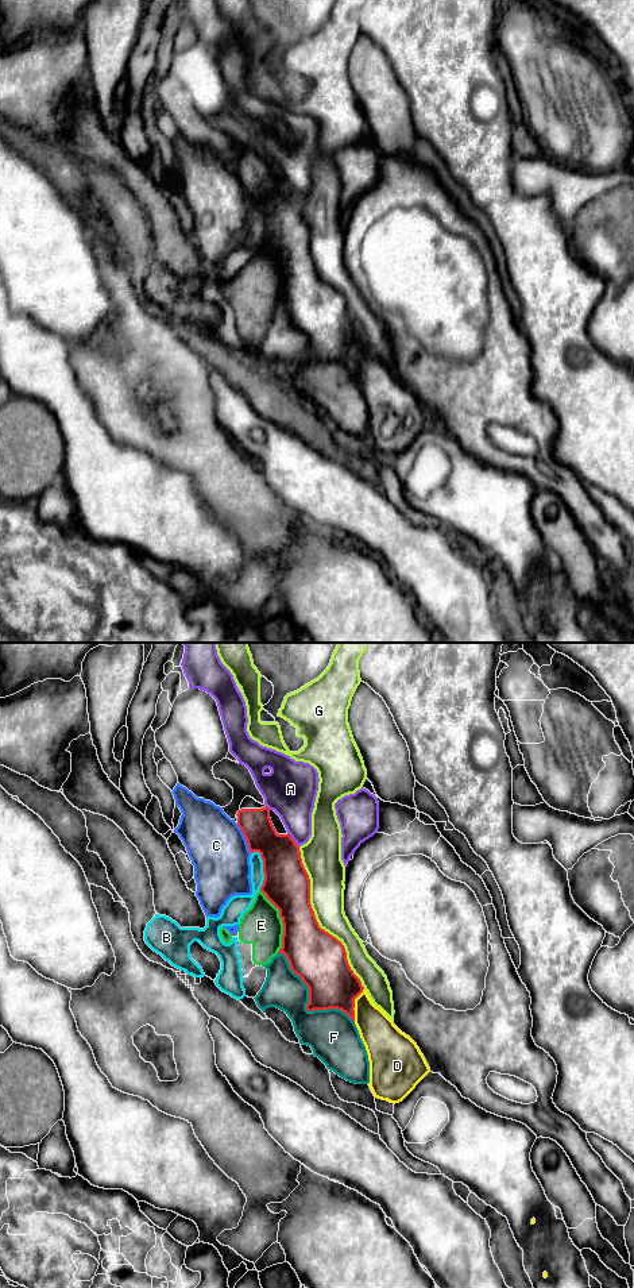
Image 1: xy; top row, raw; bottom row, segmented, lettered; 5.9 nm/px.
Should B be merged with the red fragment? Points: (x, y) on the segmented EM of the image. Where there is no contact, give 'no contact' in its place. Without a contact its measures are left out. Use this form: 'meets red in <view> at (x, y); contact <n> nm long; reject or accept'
meets red in xy at (263, 868); contact 240 nm long; reject

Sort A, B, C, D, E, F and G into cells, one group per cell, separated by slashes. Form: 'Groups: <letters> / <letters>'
Groups: A / B E F / C / D / G

